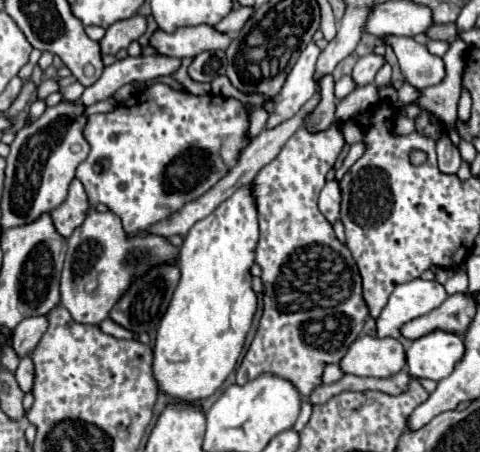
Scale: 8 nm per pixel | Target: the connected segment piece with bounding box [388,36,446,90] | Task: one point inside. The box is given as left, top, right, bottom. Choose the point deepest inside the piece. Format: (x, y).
(422, 69)

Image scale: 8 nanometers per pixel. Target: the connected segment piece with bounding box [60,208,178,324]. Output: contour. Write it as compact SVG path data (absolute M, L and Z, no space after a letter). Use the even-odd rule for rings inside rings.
M88 208L82 226L78 226L68 238L60 282L60 302L78 324L100 324L104 318L108 318L108 312L124 294L124 288L128 288L132 276L136 276L136 272L144 272L144 268L160 264L160 260L178 260L178 248L168 244L162 236L148 236L148 240L140 240L140 236L136 236L136 240L128 240L116 214ZM90 280L98 280L98 288L92 296L88 296L84 290L86 282Z

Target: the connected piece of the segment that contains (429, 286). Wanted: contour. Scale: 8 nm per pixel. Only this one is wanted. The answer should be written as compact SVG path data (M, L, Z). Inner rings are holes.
M412 280L398 284L390 294L390 300L376 319L376 335L380 338L401 339L400 326L408 320L420 318L438 308L448 298L444 284L436 280Z

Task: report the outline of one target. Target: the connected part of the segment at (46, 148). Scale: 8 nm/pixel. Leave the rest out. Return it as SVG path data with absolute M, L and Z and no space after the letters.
M62 100L60 104L46 108L40 120L16 132L6 158L8 166L2 194L2 228L32 222L40 214L52 212L56 204L64 202L68 184L72 182L78 164L88 156L90 150L90 144L84 138L86 124L86 106Z

